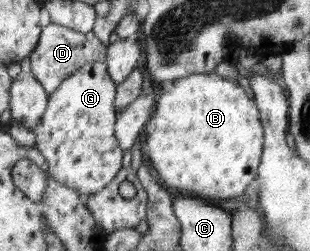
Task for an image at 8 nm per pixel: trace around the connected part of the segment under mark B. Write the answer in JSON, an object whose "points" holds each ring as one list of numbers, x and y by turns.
{"points":[[217,73,193,75,175,81,173,89,161,95,155,103,155,112,153,112,151,122,147,125,146,133,147,139,144,141,144,146,141,150,147,155,151,163,153,163,152,166,158,172,159,177,163,180,163,185,165,183,168,190,175,189,178,193,186,193,193,198,203,198,206,200,209,199,209,197,211,197,211,199,231,199,231,197,244,195,247,187,249,187,255,179,258,179,266,138,263,121,261,121,260,109,258,108,256,100,249,96,249,93,247,93,239,83,235,83,235,81,231,81,231,79,224,80,223,77,217,75]]}

